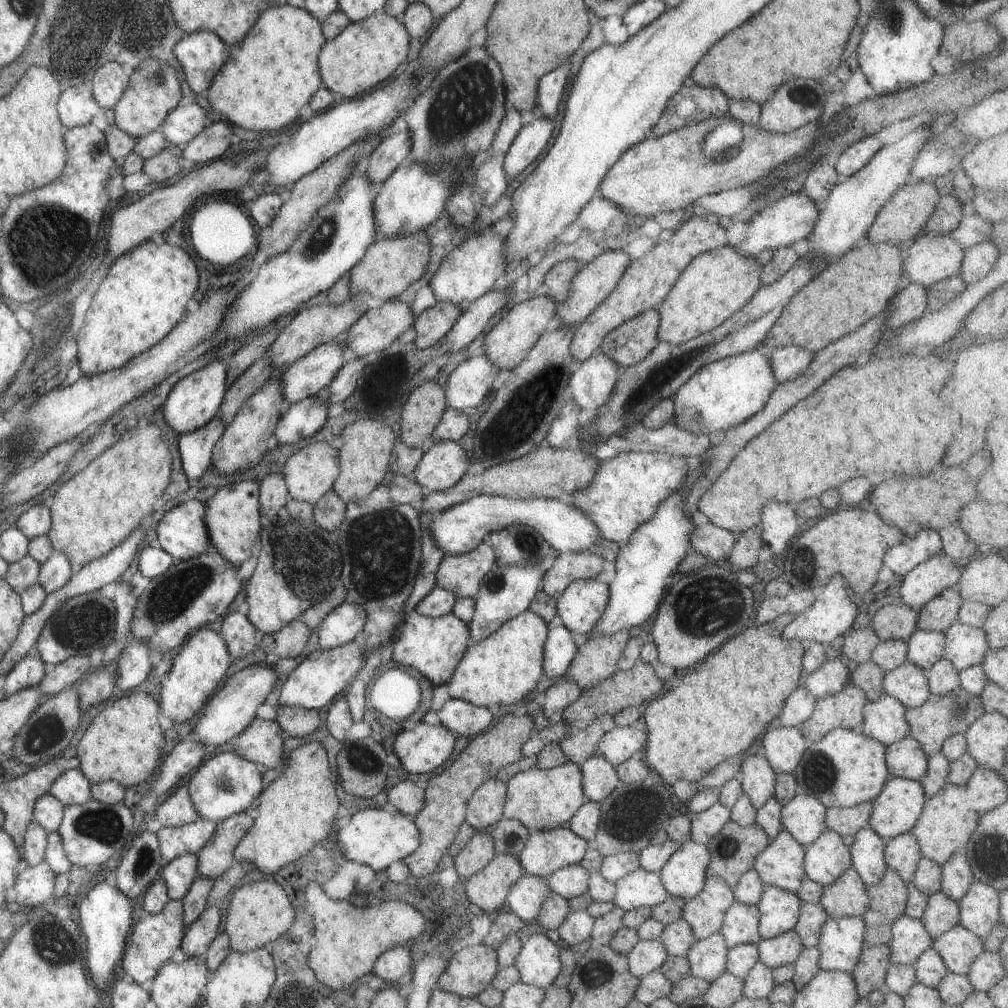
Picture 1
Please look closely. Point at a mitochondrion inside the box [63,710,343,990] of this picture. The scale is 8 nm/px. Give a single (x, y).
(99, 824)

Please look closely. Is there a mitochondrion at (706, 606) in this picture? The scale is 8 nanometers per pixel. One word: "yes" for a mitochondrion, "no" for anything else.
yes

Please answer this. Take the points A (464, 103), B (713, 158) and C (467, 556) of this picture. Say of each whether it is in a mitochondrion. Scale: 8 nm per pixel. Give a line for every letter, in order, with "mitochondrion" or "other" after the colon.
A: mitochondrion
B: mitochondrion
C: other

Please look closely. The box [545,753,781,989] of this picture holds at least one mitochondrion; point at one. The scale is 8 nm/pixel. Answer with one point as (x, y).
(618, 815)

